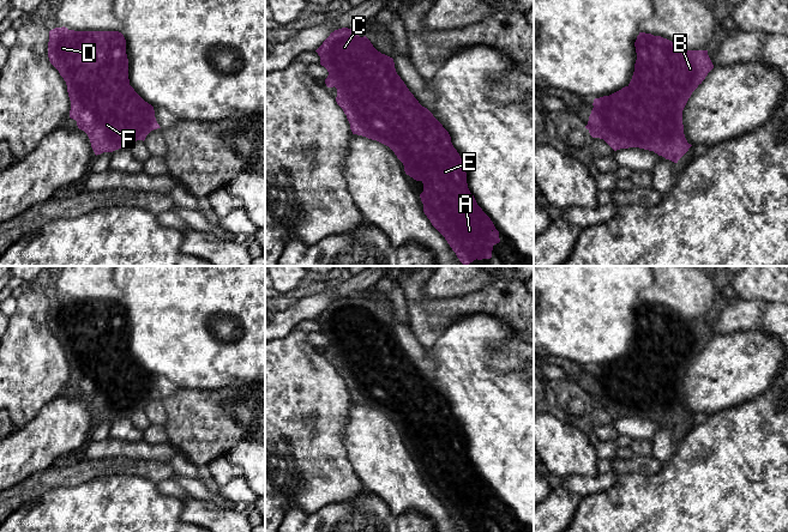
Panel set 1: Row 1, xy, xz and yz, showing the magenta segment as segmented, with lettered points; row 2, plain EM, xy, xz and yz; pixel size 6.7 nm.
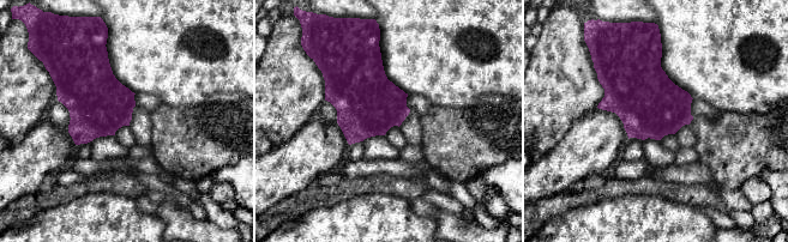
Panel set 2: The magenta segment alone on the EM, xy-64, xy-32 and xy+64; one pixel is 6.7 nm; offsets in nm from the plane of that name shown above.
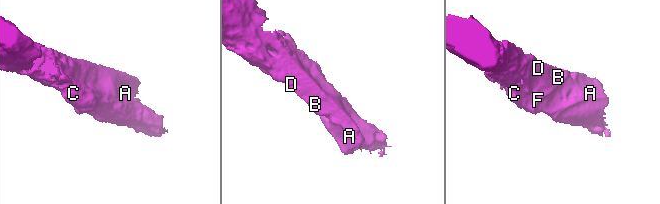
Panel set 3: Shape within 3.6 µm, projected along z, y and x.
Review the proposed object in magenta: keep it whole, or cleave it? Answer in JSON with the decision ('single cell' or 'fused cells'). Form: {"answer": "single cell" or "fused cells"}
{"answer": "single cell"}

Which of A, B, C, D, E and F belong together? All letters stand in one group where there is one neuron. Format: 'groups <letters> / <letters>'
groups A B C D E F

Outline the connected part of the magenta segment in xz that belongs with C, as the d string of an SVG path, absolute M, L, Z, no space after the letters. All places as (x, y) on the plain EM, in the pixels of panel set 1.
M348 296L331 301L315 320L320 325L320 333L329 340L325 352L337 357L336 370L347 383L353 403L389 415L403 431L405 442L423 452L423 460L420 463L423 480L445 506L459 530L470 532L476 527L491 527L493 514L500 510L499 500L470 461L463 429L453 416L449 400L409 359L396 340L393 327L378 320L366 304L360 306L356 298Z

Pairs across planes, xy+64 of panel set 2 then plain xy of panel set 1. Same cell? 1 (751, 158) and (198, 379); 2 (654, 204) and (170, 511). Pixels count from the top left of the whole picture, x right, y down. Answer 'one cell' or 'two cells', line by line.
1: two cells
2: one cell

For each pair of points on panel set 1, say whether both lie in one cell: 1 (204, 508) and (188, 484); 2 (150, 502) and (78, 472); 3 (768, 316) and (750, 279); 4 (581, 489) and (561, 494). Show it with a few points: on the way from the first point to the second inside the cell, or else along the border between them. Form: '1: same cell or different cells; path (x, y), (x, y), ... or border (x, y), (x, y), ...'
1: different cells; border (192, 496), (199, 500), (212, 501), (223, 508)
2: different cells; border (122, 473), (100, 475), (68, 488)
3: different cells; border (738, 296), (745, 300), (763, 300), (775, 303)
4: different cells; border (561, 484), (581, 497)

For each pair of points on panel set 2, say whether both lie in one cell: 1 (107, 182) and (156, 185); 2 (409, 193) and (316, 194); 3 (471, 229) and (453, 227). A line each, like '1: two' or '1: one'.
1: two
2: one
3: one

